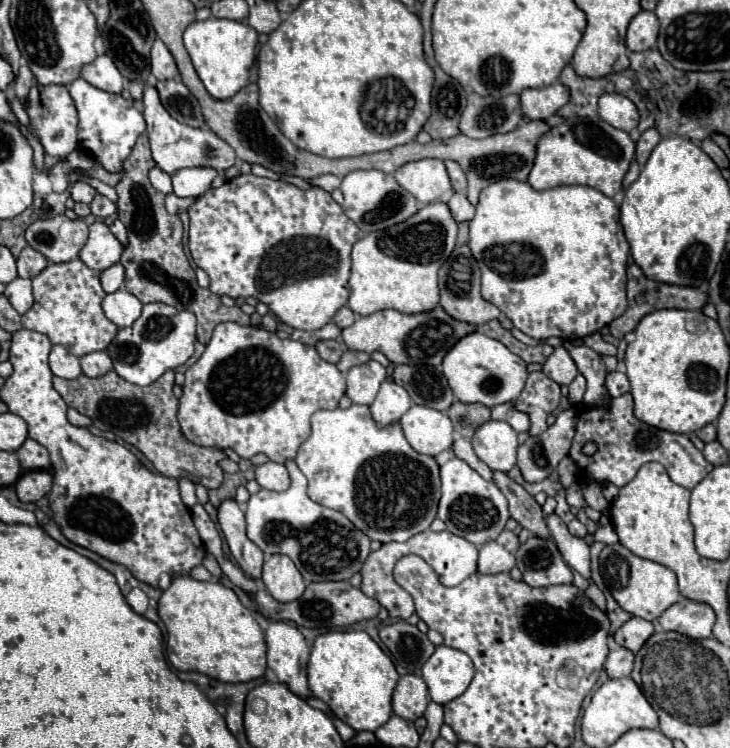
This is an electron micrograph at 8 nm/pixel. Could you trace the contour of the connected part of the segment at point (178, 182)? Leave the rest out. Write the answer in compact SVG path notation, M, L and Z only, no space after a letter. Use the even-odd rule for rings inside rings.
M185 168L173 174L173 192L181 198L199 198L209 188L217 176L211 168Z

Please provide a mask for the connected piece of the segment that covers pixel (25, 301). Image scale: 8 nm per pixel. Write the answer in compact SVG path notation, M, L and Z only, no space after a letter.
M15 278L7 284L5 296L15 308L31 308L33 306L33 294L31 294L31 280L27 278Z

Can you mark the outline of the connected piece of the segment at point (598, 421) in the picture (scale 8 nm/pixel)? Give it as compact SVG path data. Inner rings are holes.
M621 394L619 398L611 398L607 406L593 406L587 408L579 414L577 418L577 428L575 428L575 438L569 450L569 456L581 470L583 478L599 482L599 484L615 484L615 486L625 486L629 484L637 470L647 464L647 462L659 462L667 470L669 478L691 490L695 488L711 470L713 466L705 460L705 456L693 446L689 436L685 434L675 434L675 432L665 432L653 426L647 426L645 422L637 420L633 416L633 398L631 394ZM587 440L595 440L599 450L593 456L583 456L581 446Z

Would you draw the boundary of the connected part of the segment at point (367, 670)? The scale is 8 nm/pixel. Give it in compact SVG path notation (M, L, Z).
M327 632L315 638L307 666L309 690L353 730L375 732L391 718L391 694L397 684L391 658L369 638L367 632Z

